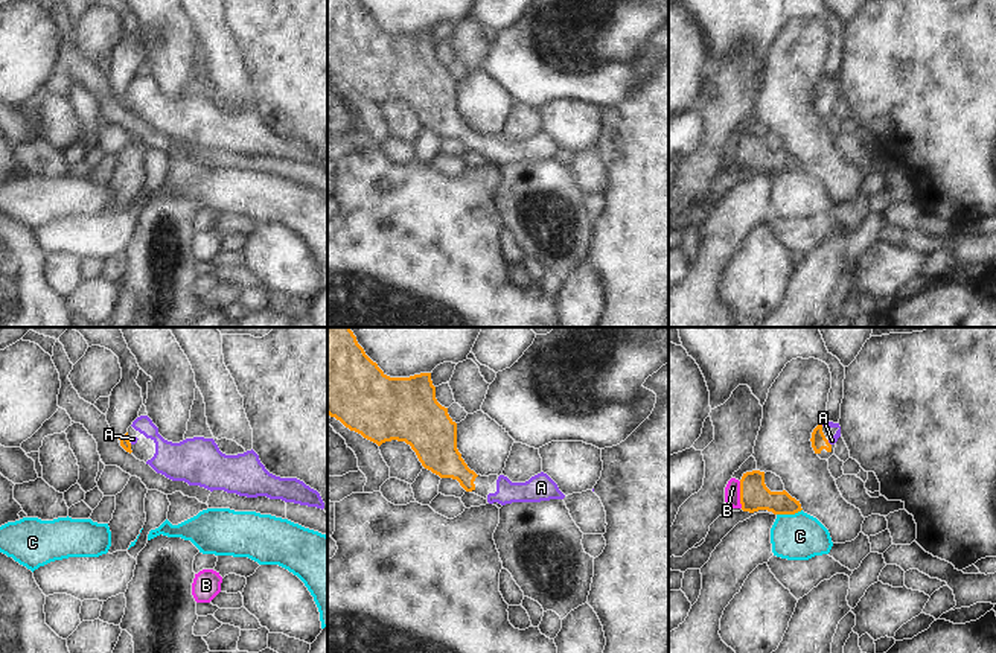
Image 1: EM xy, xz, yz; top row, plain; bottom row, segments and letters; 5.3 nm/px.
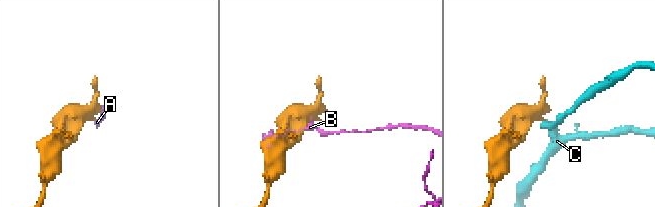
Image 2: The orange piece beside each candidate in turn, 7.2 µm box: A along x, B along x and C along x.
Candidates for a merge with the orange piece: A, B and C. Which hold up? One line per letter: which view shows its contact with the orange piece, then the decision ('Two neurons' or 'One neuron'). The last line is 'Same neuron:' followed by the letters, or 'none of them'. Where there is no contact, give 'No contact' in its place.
A: Touches orange in yz. One neuron
B: Touches orange in yz. Two neurons
C: Touches orange in yz. Two neurons
Same neuron: A.

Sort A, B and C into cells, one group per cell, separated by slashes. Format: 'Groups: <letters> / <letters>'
Groups: A / B / C.

